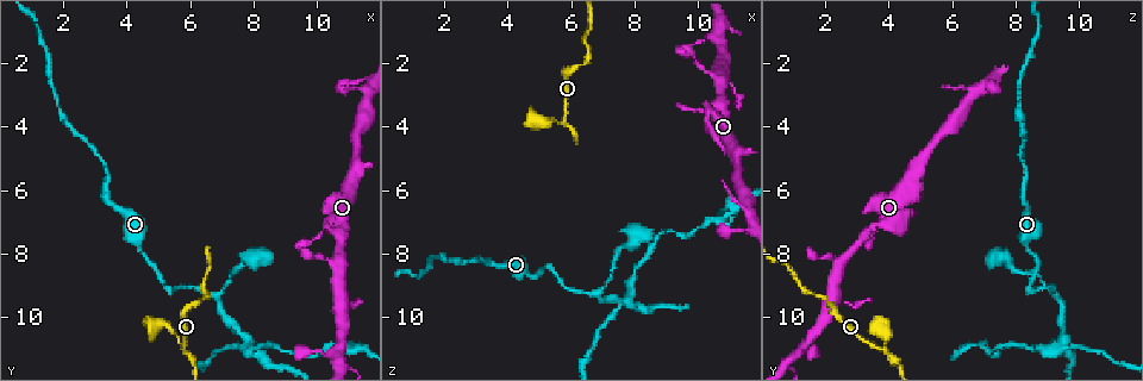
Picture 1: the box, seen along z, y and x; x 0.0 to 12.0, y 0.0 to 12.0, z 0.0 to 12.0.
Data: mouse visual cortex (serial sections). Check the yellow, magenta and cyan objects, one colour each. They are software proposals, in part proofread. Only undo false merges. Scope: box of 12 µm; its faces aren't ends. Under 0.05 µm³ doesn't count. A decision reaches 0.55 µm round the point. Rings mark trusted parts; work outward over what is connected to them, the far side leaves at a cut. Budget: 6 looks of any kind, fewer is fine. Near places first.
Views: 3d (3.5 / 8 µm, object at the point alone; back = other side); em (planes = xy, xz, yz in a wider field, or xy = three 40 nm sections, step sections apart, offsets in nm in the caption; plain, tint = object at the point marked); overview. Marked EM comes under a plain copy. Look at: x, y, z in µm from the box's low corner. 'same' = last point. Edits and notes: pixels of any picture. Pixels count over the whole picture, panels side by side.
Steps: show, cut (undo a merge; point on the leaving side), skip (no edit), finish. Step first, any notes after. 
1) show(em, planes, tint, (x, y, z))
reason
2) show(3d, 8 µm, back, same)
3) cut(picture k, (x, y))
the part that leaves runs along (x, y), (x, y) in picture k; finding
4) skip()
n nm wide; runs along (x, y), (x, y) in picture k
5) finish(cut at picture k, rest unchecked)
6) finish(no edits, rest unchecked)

show(3d, 3.5 µm, (6.7, 9.4, 9.2))

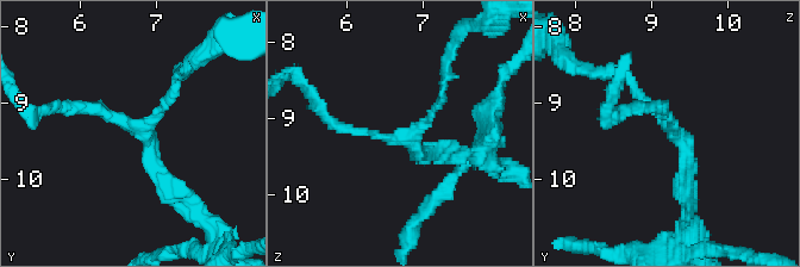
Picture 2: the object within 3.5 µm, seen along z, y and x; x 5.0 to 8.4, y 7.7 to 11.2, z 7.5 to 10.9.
show(em, xy, step 1, tint, (6.80, 9.35, 9.30))
need the tissue

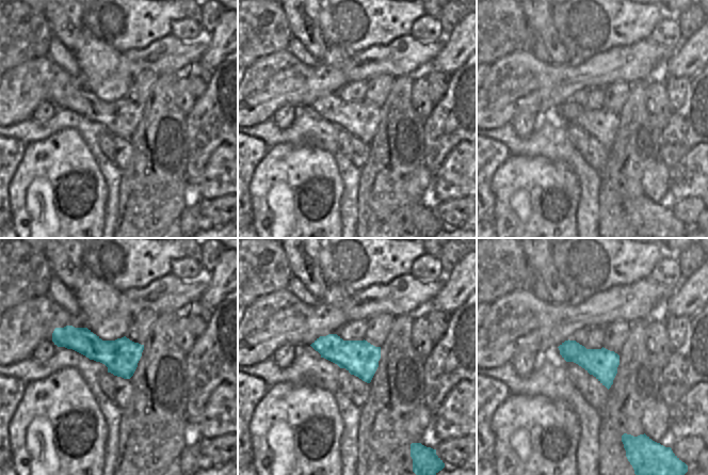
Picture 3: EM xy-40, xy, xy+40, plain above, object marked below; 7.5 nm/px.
skip()
3 arms; runs along (67, 106), (148, 131), (176, 191) in picture 2; all the same cell

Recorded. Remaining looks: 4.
show(3d, 3.5 µm, (7.8, 10.9, 9.5))
looks like a crossing

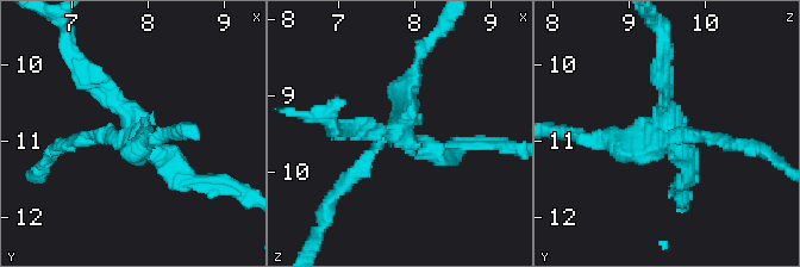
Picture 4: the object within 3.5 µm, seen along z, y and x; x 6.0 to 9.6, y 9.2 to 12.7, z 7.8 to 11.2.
show(em, xy, step 5, tint, (7.80, 10.80, 9.50))
4 arms; arms of 200, 250, 250, 300 nm; shape alone is not enough

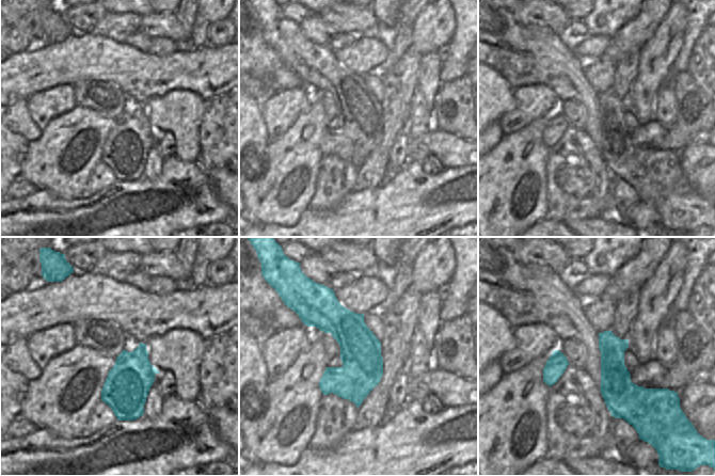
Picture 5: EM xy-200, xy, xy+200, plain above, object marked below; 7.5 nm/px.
cut(picture 4, (399, 82))
320 nm wide; the part that leaves runs along (404, 118), (418, 54), (439, 32) in picture 4; a second cell is stuck on

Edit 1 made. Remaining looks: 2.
finish(cut at picture 4, rest unchecked)

